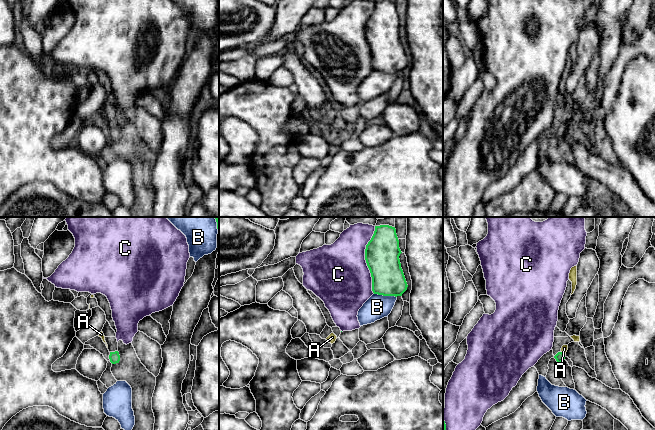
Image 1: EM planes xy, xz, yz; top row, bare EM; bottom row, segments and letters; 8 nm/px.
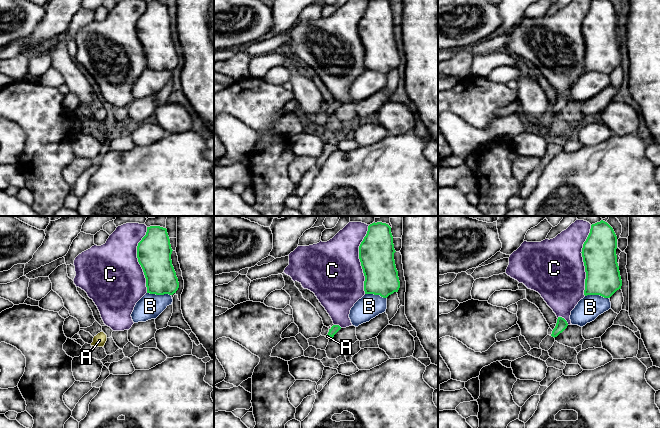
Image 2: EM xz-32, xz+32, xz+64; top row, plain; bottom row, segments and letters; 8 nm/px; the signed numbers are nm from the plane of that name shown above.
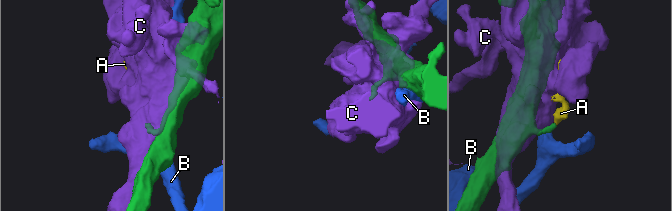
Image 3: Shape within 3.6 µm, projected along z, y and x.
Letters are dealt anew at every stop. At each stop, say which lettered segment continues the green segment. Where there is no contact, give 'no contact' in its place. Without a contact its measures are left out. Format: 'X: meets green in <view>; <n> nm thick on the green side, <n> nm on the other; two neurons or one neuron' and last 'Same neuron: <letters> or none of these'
A: meets green in yz; 70 nm thick on the green side, 50 nm on the other; one neuron
B: meets green in xz; 260 nm thick on the green side, 190 nm on the other; two neurons
C: meets green in xz; 280 nm thick on the green side, 480 nm on the other; two neurons
Same neuron: A

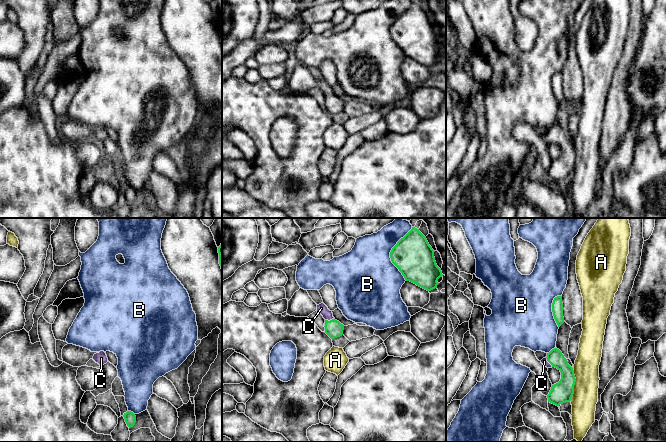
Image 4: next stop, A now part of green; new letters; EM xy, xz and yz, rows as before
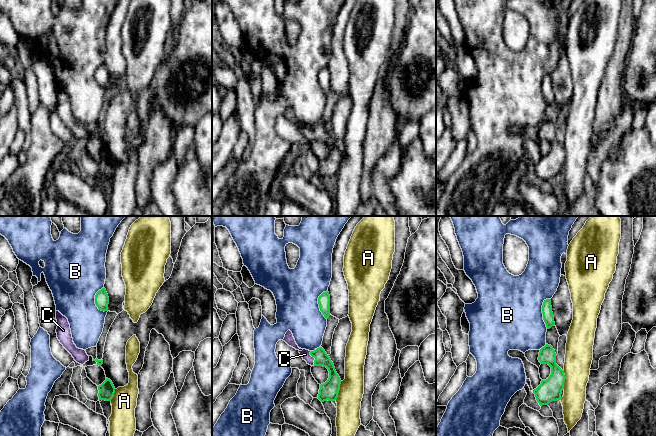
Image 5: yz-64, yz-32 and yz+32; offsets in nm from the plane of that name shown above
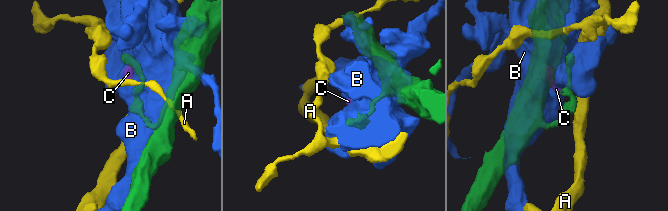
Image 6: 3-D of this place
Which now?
A: meets green in yz; 170 nm thick on the green side, 200 nm on the other; two neurons
B: meets green in xz; 320 nm thick on the green side, 460 nm on the other; two neurons
C: meets green in xz; 140 nm thick on the green side, 80 nm on the other; one neuron
Same neuron: C

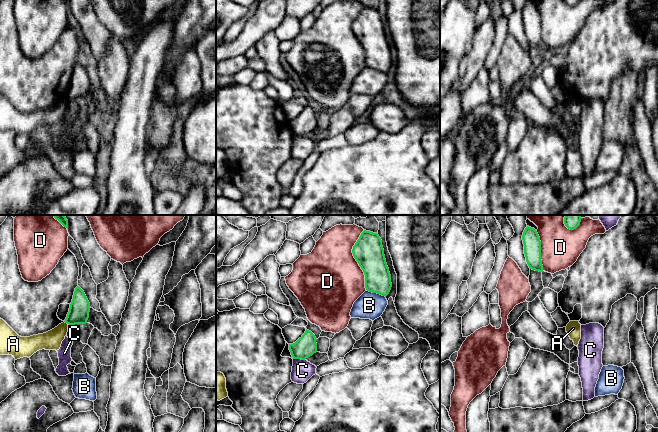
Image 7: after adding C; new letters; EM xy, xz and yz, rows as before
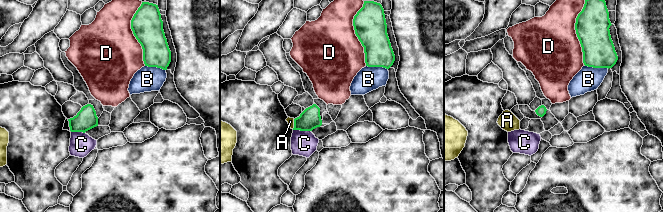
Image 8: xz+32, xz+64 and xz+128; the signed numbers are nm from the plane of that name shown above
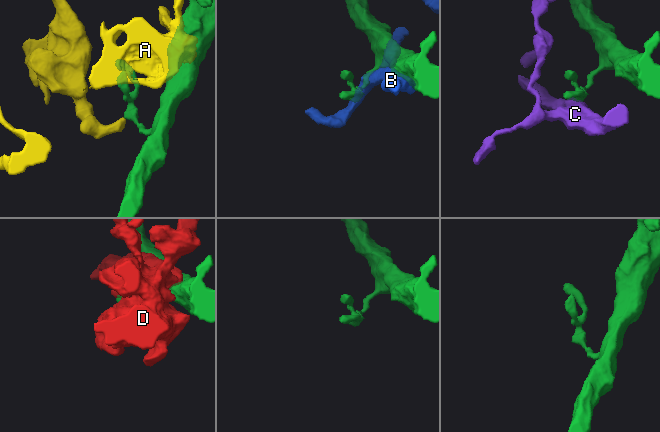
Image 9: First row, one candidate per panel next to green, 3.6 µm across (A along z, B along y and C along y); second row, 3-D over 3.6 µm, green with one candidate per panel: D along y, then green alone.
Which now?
A: meets green in xy; 160 nm thick on the green side, 160 nm on the other; two neurons
B: meets green in xz; 200 nm thick on the green side, 220 nm on the other; two neurons
C: meets green in xz; 170 nm thick on the green side, 170 nm on the other; two neurons
D: meets green in xz; 240 nm thick on the green side, 500 nm on the other; two neurons
Same neuron: none of these

